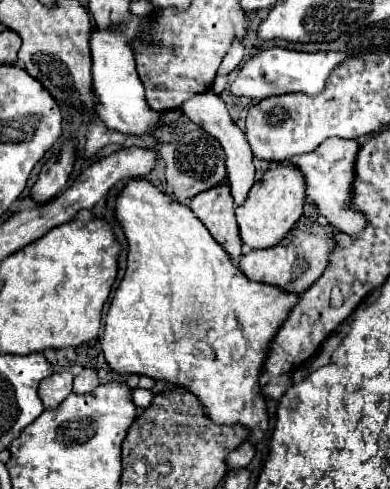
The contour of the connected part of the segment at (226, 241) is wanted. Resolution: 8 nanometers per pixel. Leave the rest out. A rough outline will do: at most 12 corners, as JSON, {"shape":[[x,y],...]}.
{"shape":[[229,185],[193,197],[189,207],[235,261],[243,243]]}

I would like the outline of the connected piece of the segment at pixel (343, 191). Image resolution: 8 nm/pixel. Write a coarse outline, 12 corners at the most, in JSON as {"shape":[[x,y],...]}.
{"shape":[[331,137],[281,161],[305,195],[349,235],[367,227],[351,205],[357,141]]}

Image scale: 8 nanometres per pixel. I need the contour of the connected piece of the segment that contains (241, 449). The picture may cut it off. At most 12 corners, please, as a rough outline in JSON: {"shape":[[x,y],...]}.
{"shape":[[245,441],[227,457],[229,470],[247,467],[256,446]]}

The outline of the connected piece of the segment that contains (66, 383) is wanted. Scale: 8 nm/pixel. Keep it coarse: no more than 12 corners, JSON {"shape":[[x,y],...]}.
{"shape":[[53,373],[39,383],[45,409],[55,409],[71,393],[73,375]]}

